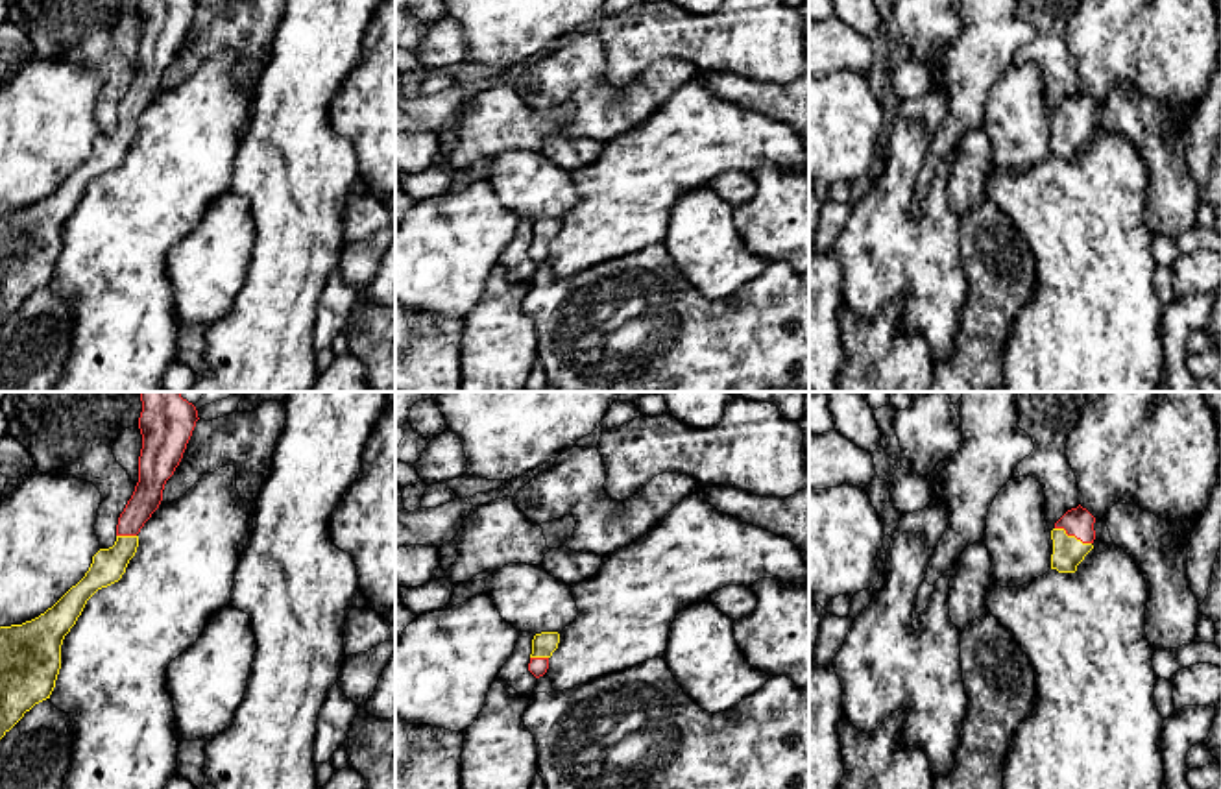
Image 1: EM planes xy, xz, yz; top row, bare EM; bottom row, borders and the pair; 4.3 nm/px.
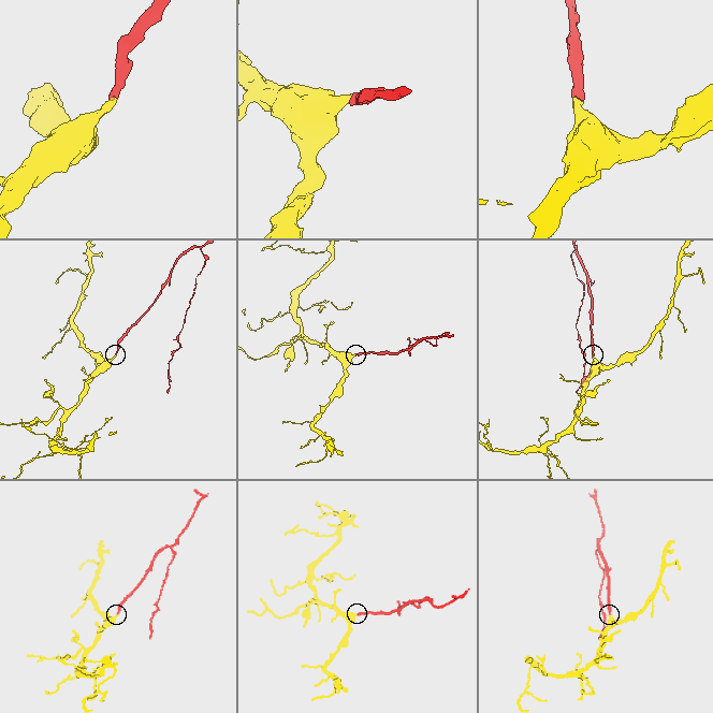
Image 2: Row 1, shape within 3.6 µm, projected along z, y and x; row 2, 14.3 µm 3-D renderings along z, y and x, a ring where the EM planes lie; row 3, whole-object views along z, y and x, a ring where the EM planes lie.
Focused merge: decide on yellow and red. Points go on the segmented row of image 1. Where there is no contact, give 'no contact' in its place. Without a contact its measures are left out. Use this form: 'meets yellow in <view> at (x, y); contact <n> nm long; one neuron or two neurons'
meets yellow in yz at (1074, 536); contact 180 nm long; one neuron

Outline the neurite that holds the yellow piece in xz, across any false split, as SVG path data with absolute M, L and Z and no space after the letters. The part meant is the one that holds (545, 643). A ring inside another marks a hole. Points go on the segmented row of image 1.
M541 632L541 634L534 636L528 671L536 678L539 678L547 673L549 658L558 649L558 643L560 643L560 634L558 632Z

